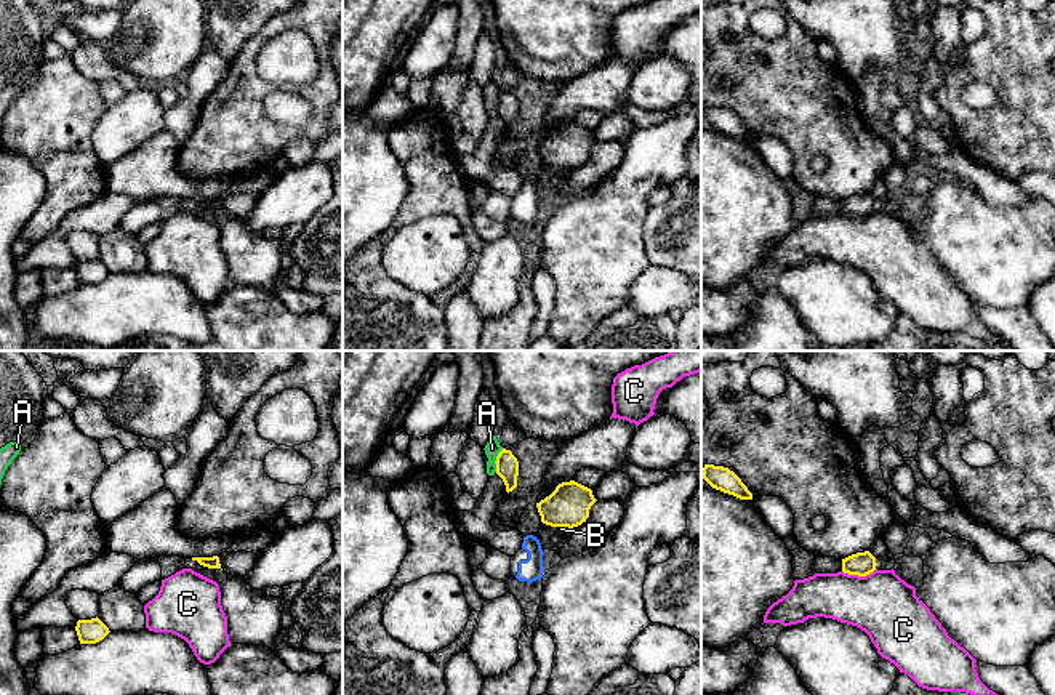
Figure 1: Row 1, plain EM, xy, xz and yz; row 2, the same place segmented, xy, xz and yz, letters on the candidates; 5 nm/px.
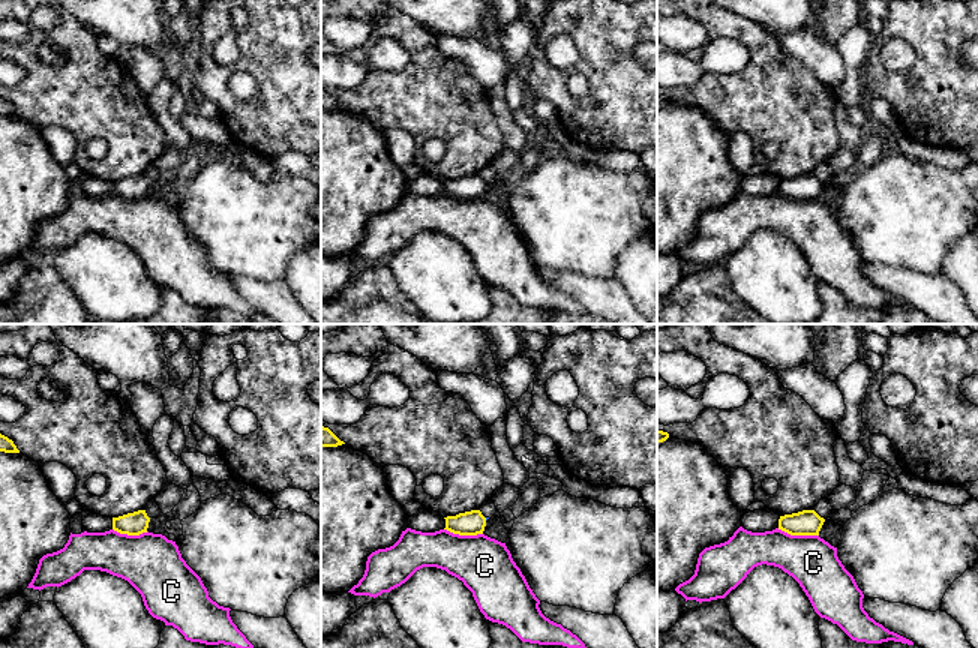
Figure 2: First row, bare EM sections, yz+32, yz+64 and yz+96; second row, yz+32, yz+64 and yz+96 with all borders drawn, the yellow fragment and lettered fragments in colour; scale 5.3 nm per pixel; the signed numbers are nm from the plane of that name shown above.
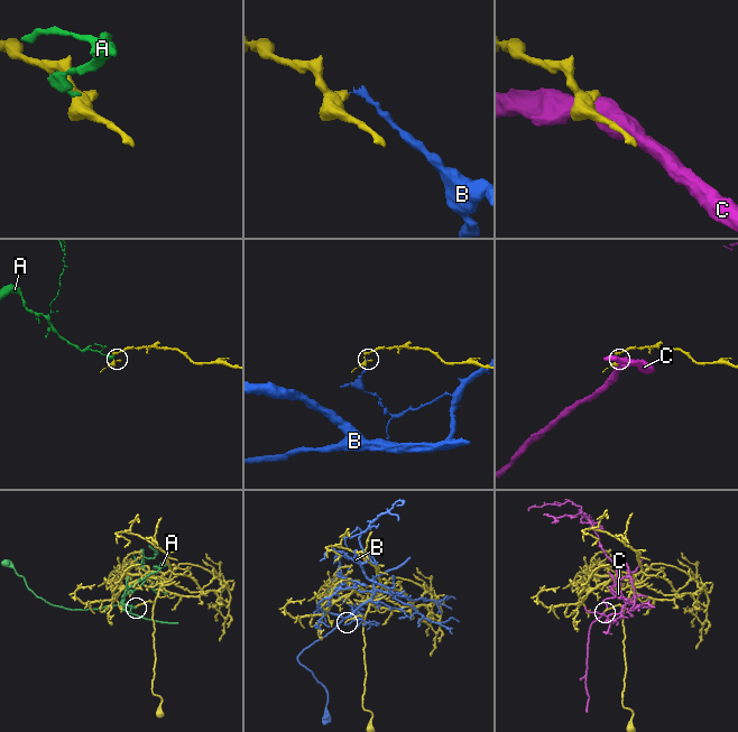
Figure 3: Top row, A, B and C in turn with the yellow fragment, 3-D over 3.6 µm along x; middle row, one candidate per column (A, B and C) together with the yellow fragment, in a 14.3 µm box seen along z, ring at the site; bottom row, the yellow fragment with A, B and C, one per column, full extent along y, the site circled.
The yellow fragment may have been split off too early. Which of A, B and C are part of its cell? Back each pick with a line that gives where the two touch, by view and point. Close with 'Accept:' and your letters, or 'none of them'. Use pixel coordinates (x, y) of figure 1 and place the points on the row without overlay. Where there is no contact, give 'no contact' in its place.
Accept: none of them

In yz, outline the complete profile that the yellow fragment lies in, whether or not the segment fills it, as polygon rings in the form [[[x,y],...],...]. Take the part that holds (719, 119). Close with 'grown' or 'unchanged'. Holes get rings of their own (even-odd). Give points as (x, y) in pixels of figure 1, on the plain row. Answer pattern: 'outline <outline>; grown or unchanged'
outline [[[704,106],[701,119],[716,131],[733,136],[740,141],[752,141],[752,135],[728,109]]]; unchanged

